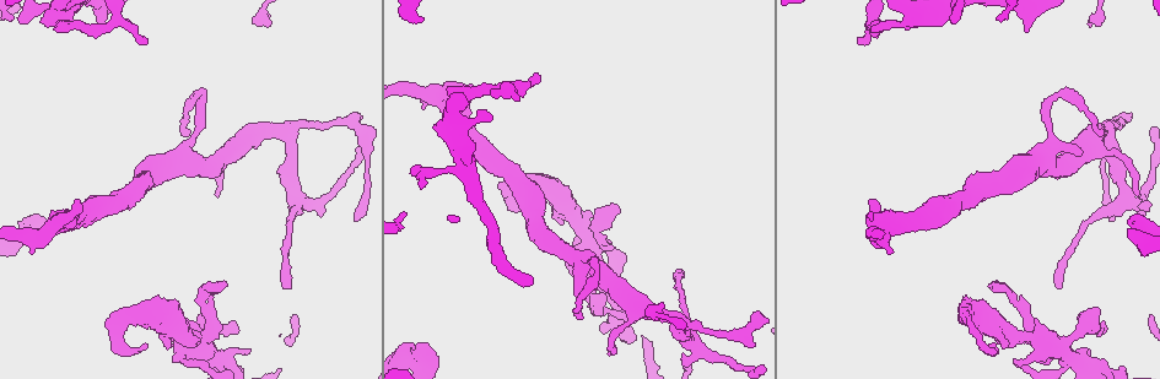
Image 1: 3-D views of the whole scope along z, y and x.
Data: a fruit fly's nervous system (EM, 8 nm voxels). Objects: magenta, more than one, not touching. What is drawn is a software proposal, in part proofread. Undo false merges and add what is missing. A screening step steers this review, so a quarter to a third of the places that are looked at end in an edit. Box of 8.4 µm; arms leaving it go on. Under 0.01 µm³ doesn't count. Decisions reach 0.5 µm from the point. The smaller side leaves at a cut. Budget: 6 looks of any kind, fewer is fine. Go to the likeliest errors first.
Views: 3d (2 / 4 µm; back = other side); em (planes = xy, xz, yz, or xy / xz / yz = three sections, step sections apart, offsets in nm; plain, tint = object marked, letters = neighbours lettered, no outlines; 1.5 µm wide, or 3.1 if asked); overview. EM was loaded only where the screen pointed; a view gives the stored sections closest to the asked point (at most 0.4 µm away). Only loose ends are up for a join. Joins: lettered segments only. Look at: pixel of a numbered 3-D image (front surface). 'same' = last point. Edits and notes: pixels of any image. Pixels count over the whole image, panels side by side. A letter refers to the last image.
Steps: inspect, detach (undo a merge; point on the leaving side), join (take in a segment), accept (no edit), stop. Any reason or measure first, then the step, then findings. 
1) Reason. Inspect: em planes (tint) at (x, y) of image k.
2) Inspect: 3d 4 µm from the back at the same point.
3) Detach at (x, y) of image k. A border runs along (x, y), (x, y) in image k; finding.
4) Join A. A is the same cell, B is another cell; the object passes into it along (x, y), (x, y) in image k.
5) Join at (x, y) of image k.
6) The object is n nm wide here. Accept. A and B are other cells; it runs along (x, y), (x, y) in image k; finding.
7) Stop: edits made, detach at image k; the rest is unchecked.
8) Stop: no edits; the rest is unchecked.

Stops while still wide. Inspect: 3d 4 µm at (30, 251) of image 1.

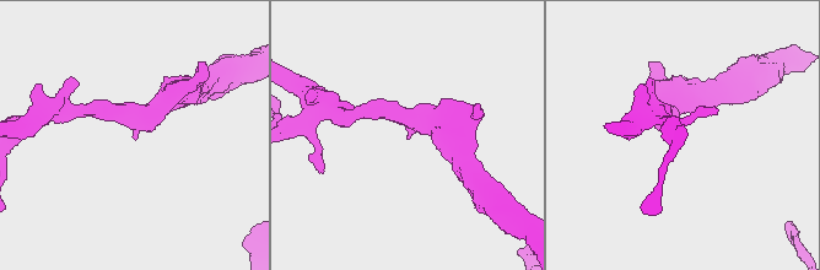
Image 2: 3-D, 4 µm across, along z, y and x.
Inspect: em planes (letters) at (135, 138) of image 2.

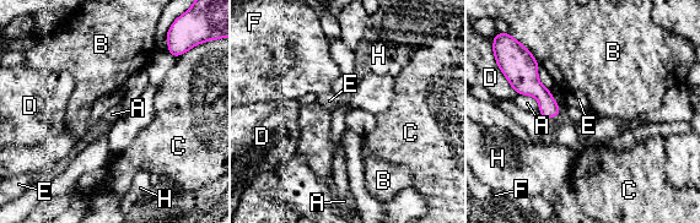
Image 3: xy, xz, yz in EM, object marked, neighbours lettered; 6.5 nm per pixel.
Accept. A, B, C, D, E, F and H are other cells; a border runs along (517, 93), (532, 96), (539, 110) in image 3; none of them fits.

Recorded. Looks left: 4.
Abrupt turn. Inspect: 3d 4 µm at (967, 317) of image 1.

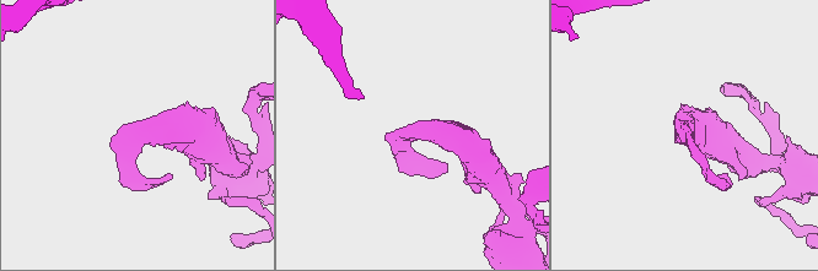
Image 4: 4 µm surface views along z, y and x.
Need the tissue. Inspect: em planes (letters) at (418, 135) of image 4.

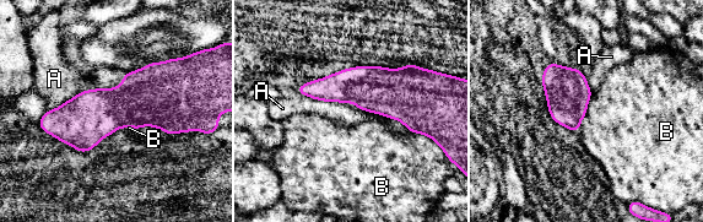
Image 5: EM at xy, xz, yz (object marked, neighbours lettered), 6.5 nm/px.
Accept. A and B are other cells; a border runs along (591, 92), (579, 128) in image 5; continuous, no second neuron.

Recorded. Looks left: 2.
Sudden change in width. Inspect: 3d 4 µm at (682, 307) of image 1.

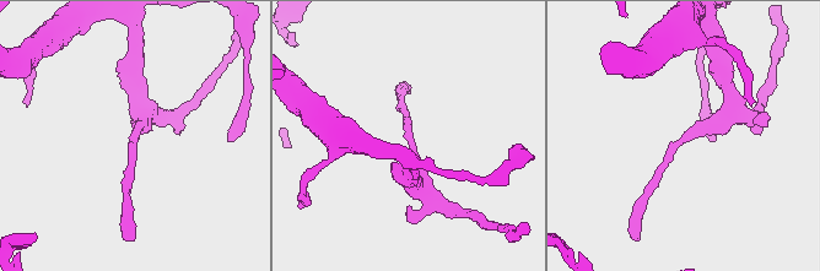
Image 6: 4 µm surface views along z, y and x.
Now the EM. Inspect: em xz step 4 (letters) at (138, 134) of image 6.

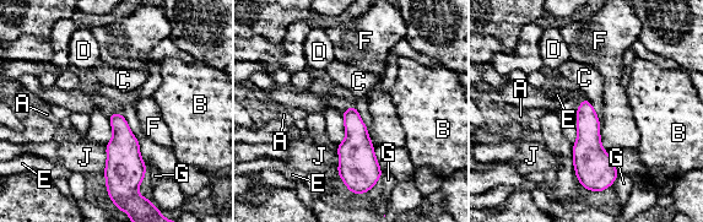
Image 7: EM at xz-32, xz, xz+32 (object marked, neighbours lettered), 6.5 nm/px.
Accept. A, B, C, D, E, F, G and J are other cells; a border runs along (598, 119), (601, 147), (609, 155) in image 7; all the same neuron.

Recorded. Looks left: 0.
Stop: no edits; the rest is unchecked.

